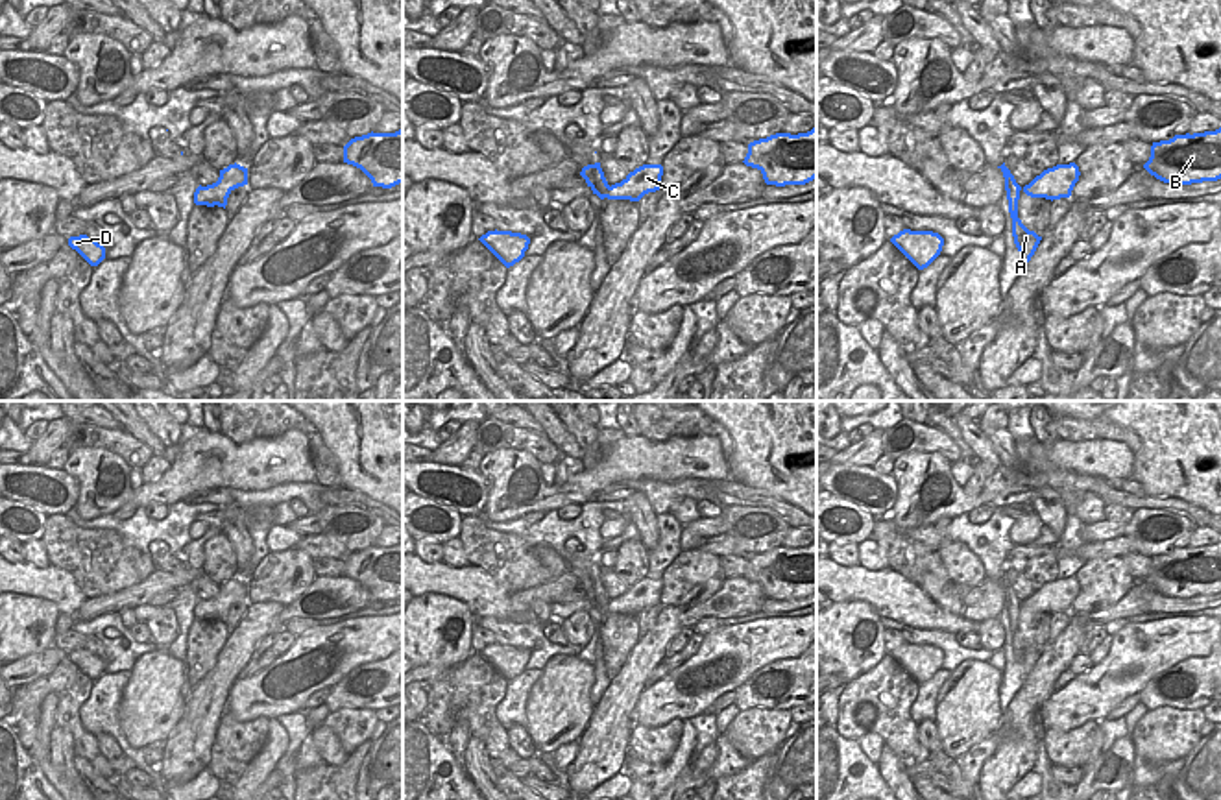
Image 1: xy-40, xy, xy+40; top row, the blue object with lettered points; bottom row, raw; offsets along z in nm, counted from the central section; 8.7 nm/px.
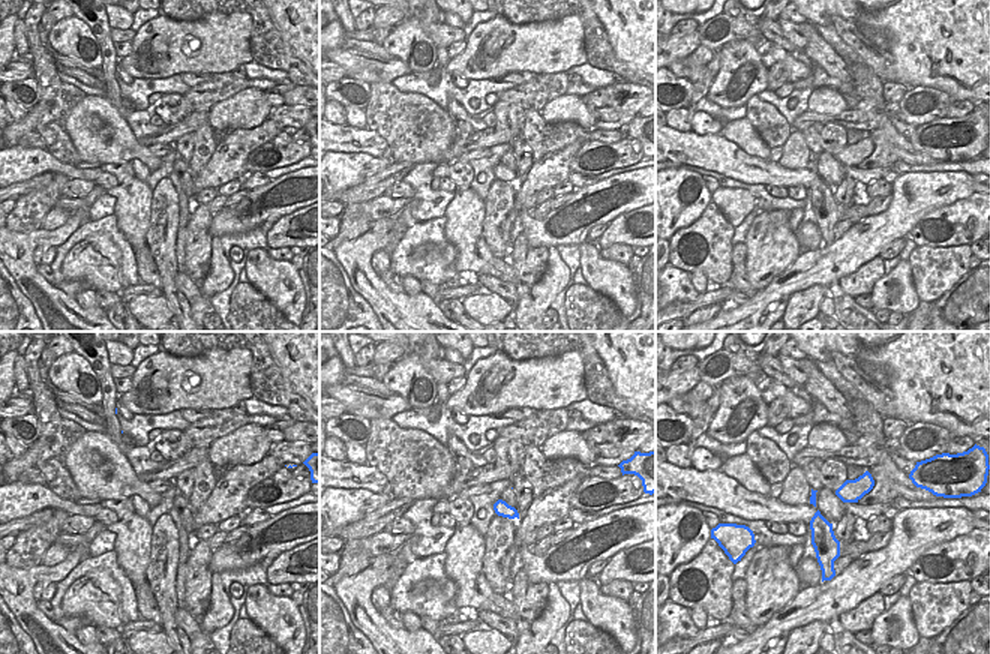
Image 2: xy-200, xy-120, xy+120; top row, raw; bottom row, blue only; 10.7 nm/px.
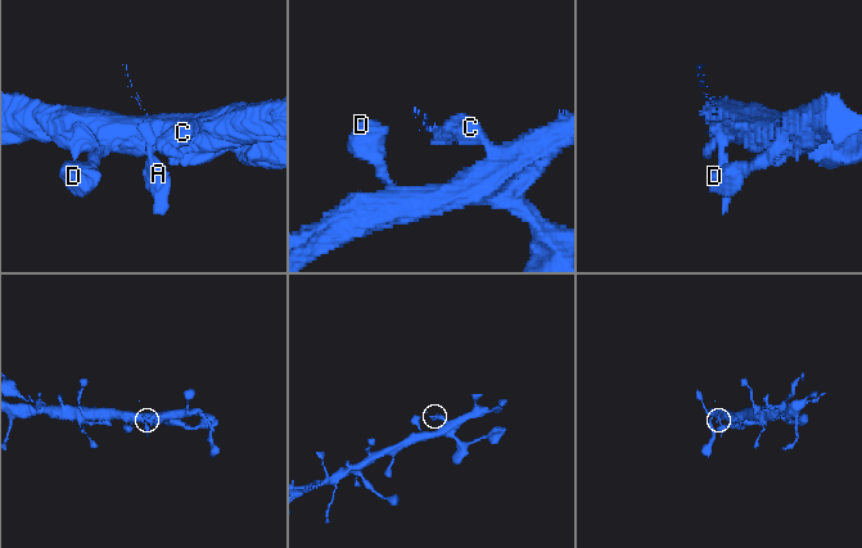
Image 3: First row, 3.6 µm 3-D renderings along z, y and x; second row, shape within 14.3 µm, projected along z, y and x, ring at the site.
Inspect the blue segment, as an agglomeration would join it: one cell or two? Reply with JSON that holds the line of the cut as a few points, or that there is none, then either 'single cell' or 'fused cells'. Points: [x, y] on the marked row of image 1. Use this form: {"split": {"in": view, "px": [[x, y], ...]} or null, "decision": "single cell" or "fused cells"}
{"split": {"in": "xy", "px": [[610, 187], [604, 196]]}, "decision": "fused cells"}

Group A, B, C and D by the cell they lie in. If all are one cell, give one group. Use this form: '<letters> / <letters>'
A / B C D

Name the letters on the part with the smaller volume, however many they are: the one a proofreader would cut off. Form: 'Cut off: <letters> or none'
Cut off: A

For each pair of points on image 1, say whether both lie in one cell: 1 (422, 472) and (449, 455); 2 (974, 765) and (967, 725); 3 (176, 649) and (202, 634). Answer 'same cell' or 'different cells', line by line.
1: different cells
2: different cells
3: different cells

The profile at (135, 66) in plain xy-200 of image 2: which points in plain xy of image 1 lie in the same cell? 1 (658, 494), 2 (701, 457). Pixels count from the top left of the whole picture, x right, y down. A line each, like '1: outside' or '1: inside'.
1: outside
2: inside

